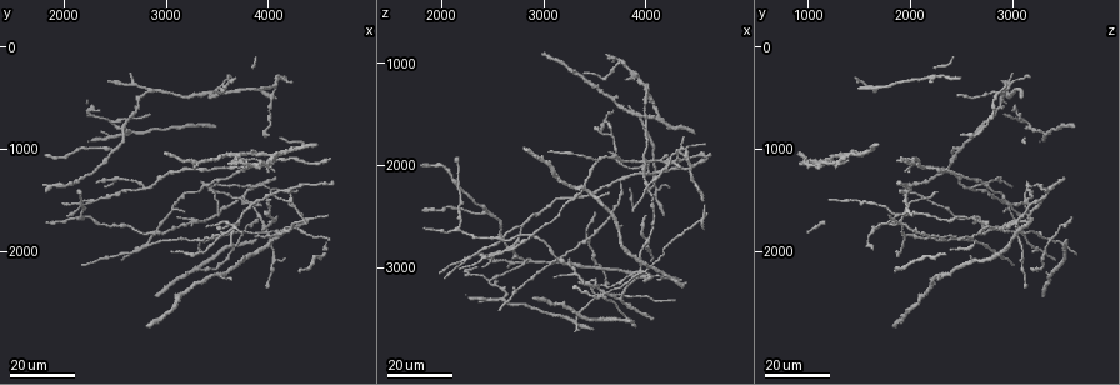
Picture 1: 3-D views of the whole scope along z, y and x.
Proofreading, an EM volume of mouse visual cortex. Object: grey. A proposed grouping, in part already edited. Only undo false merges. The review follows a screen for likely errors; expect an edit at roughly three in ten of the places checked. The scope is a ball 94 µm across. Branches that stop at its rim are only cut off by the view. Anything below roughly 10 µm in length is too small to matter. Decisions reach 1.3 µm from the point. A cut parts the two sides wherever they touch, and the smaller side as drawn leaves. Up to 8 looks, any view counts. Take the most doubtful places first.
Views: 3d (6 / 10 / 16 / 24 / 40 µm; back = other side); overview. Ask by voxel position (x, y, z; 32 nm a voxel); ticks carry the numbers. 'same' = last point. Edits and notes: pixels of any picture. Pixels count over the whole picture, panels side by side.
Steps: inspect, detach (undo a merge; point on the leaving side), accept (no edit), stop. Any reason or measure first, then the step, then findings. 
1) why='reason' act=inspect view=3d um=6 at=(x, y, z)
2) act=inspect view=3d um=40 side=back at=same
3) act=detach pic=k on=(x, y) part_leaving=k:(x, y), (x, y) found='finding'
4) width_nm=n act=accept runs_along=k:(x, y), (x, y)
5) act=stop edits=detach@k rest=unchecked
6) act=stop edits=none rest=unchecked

why='arms part here' act=inspect view=3d um=16 at=(4020, 1120, 2060)

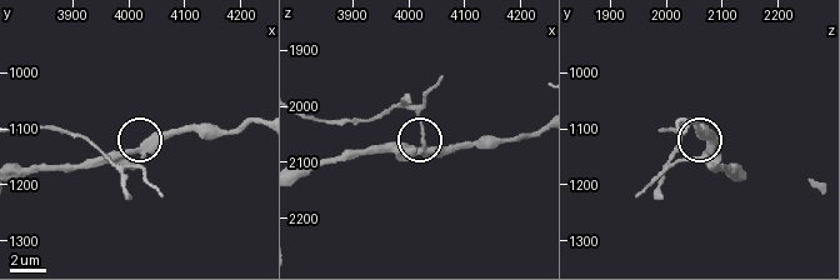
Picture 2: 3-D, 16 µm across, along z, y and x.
act=inspect view=3d um=10 at=(4035, 1140, 2075)

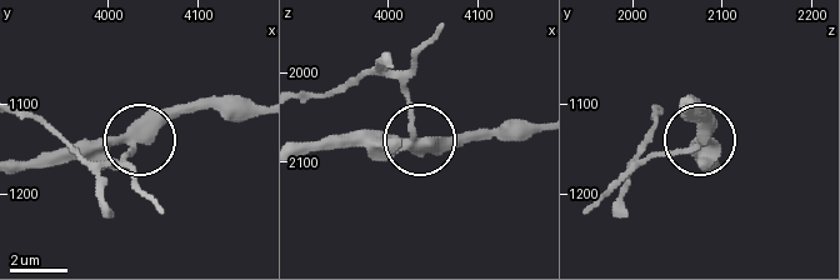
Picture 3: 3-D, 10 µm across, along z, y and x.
act=accept runs_along=3:(23, 161), (101, 154), (130, 140), (130, 161) found='all the same neuron'

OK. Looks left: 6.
why='three-way junction' act=inspect view=3d um=24 at=(3500, 1880, 1960)

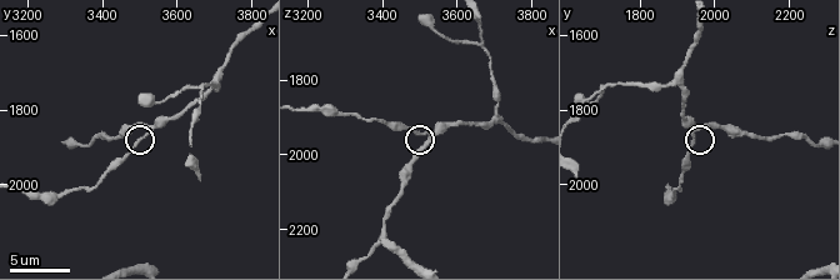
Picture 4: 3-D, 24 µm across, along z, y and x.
why='closer look' act=inspect view=3d um=10 at=(3530, 1850, 1940)

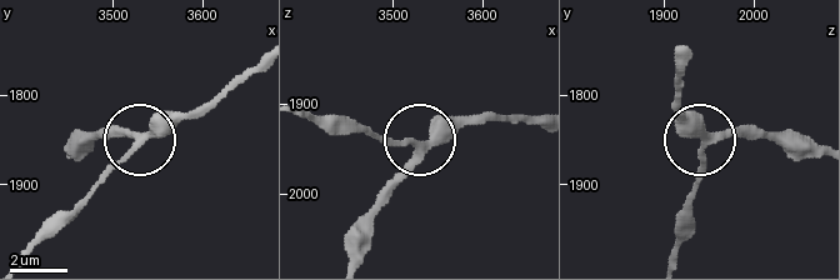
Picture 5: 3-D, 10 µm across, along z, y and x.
arms=3 act=accept found='all the same neuron'

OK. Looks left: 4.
why='looks like a crossing' act=inspect view=3d um=16 at=(3960, 1820, 3020)

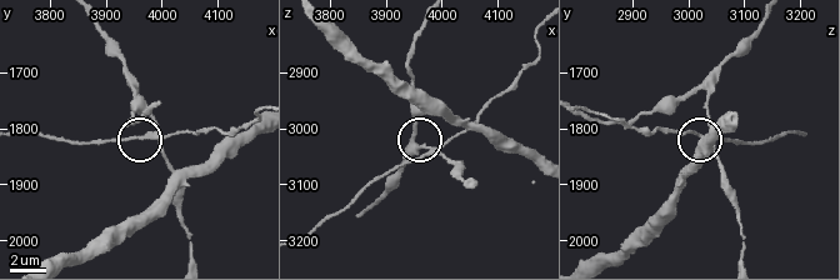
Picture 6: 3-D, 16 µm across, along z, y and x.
act=inspect view=3d um=6 at=(3980, 1810, 3045)

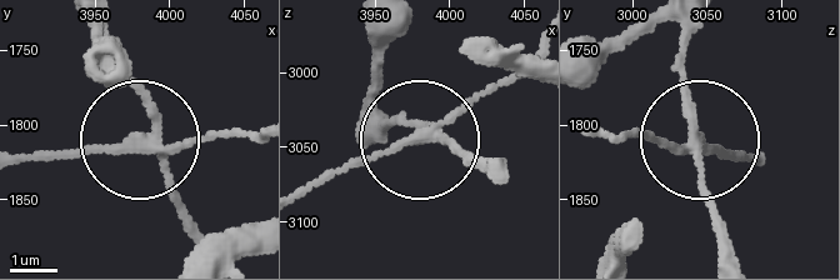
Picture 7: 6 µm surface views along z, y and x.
act=inspect view=3d um=6 side=back at=(3984, 1816, 3042)

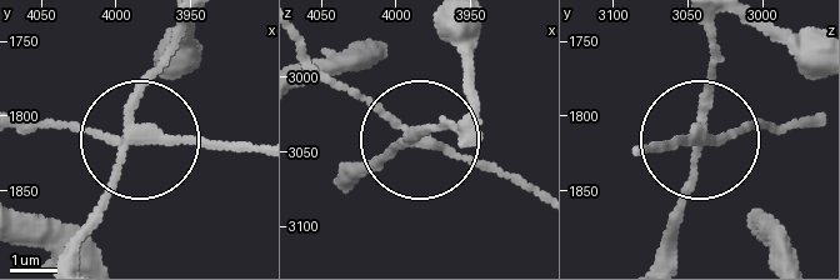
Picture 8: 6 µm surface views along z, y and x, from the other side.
act=detach pic=8 on=(76, 125) part_leaving=8:(144, 134), (259, 145) found='a second neuron is stuck on'

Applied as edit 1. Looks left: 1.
act=stop edits=detach@8 rest=unchecked

